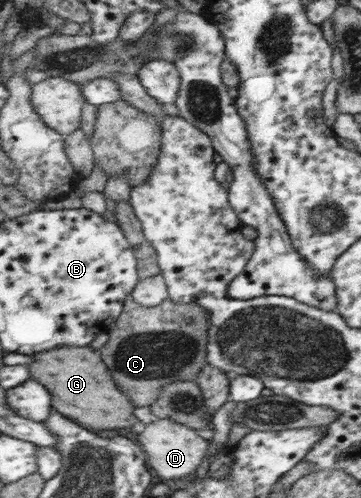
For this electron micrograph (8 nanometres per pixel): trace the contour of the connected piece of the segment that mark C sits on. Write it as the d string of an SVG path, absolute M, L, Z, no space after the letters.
M131 293L124 302L121 315L111 326L109 342L100 350L104 363L112 371L112 378L119 388L133 401L133 405L150 406L157 401L164 387L173 381L196 381L201 370L207 364L208 331L212 329L208 310L199 303L177 303L173 299L165 299L154 307L144 307Z

